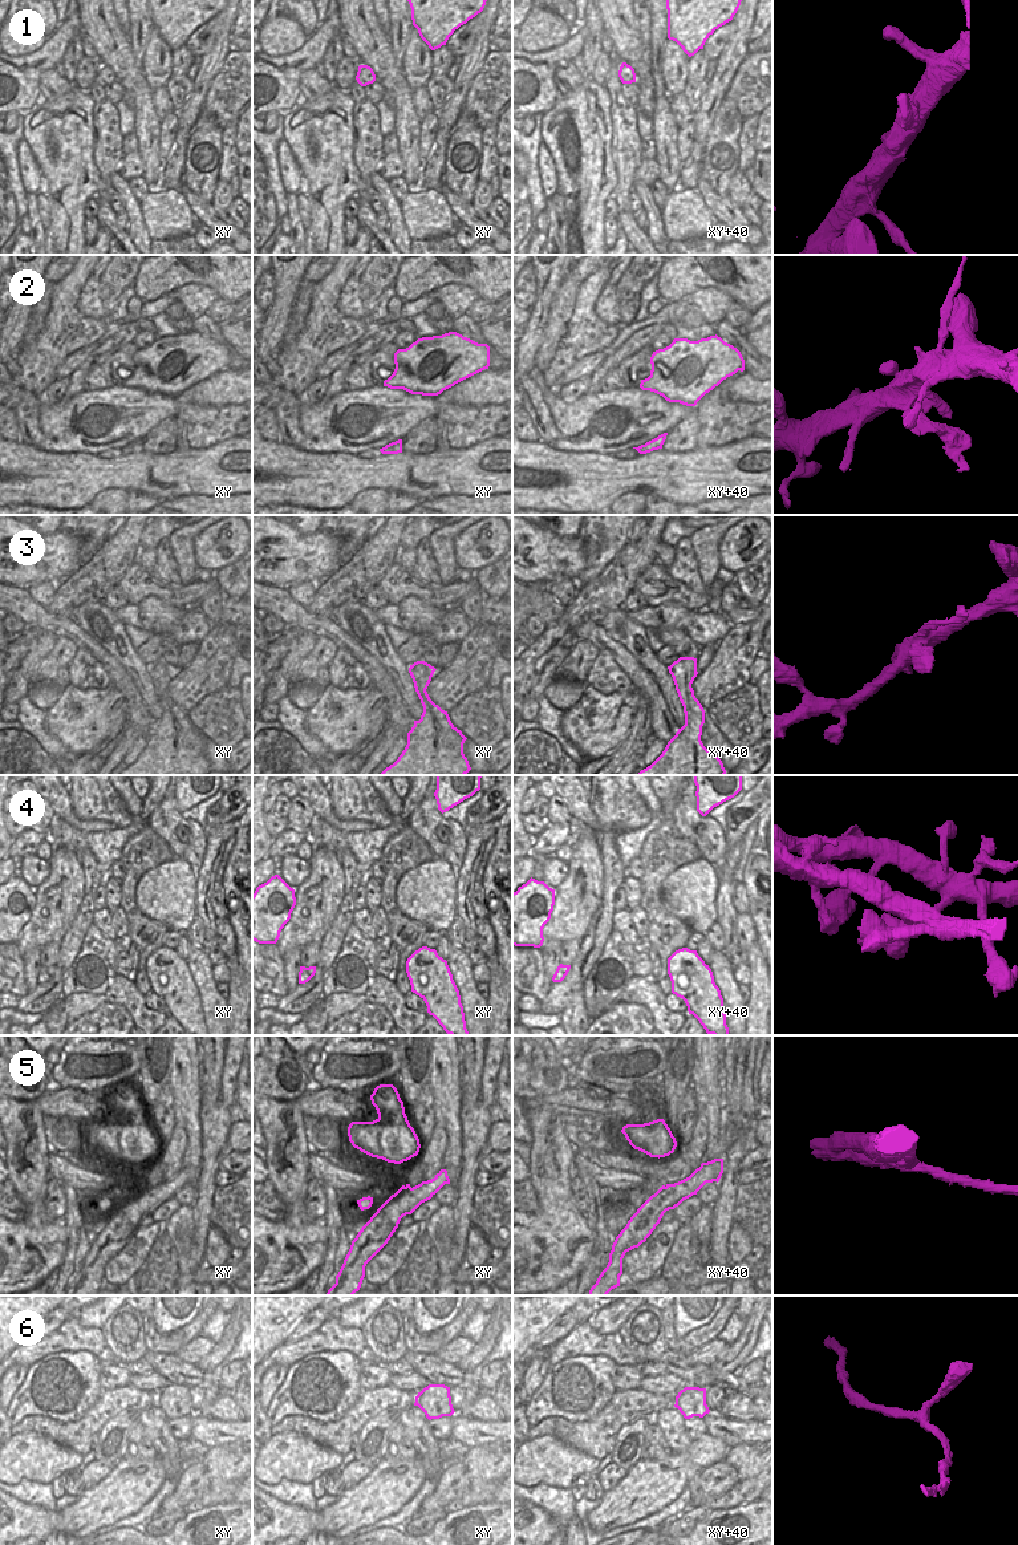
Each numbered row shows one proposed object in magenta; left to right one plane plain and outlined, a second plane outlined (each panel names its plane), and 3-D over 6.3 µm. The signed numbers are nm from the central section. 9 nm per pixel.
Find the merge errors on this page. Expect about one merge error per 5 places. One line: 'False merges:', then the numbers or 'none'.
False merges: 2

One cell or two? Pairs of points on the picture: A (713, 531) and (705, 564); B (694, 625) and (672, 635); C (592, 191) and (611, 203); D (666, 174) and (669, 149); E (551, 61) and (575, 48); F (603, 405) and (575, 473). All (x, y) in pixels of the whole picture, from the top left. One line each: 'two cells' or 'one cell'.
A: one cell
B: two cells
C: two cells
D: one cell
E: one cell
F: two cells

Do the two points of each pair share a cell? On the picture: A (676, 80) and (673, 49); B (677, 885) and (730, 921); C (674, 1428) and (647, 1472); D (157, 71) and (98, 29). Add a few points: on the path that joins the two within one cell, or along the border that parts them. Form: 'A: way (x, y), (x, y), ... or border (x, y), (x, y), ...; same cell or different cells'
A: way (674, 72), (674, 57); same cell
B: border (720, 882), (716, 897), (717, 917), (714, 920); different cells
C: border (692, 1439), (686, 1448), (674, 1452); different cells
D: border (141, 68), (145, 81), (153, 89); different cells

